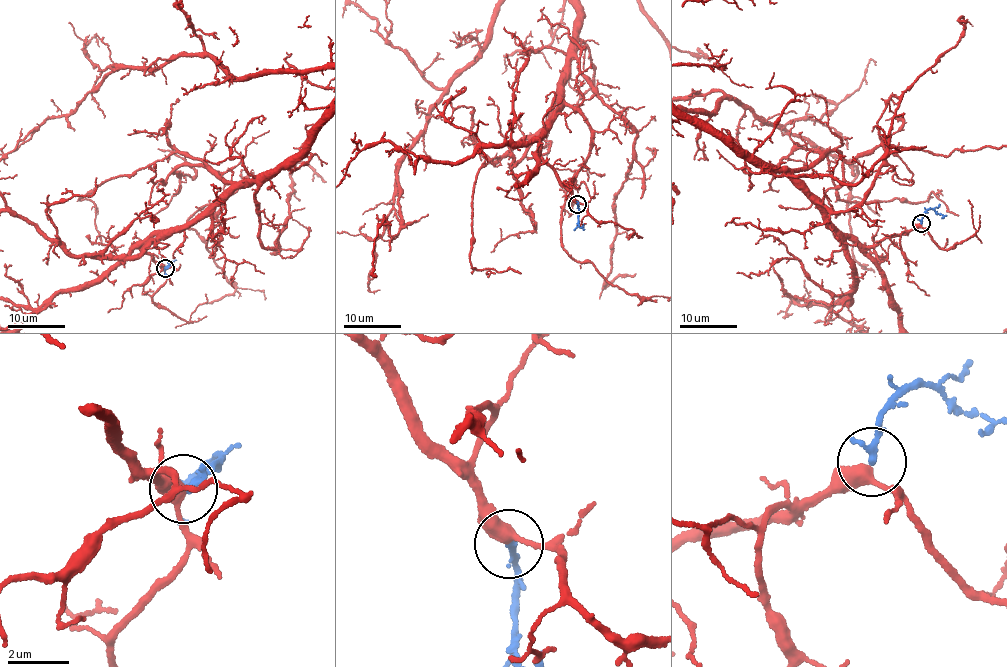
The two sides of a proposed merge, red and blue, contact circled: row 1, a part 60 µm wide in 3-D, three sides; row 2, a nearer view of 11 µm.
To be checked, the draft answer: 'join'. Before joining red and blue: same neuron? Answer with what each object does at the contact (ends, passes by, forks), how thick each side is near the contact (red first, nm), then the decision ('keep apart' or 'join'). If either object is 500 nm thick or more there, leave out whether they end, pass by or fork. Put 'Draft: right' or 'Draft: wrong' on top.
Draft: right
red passes by | blue ends | 400/240 nm | join

